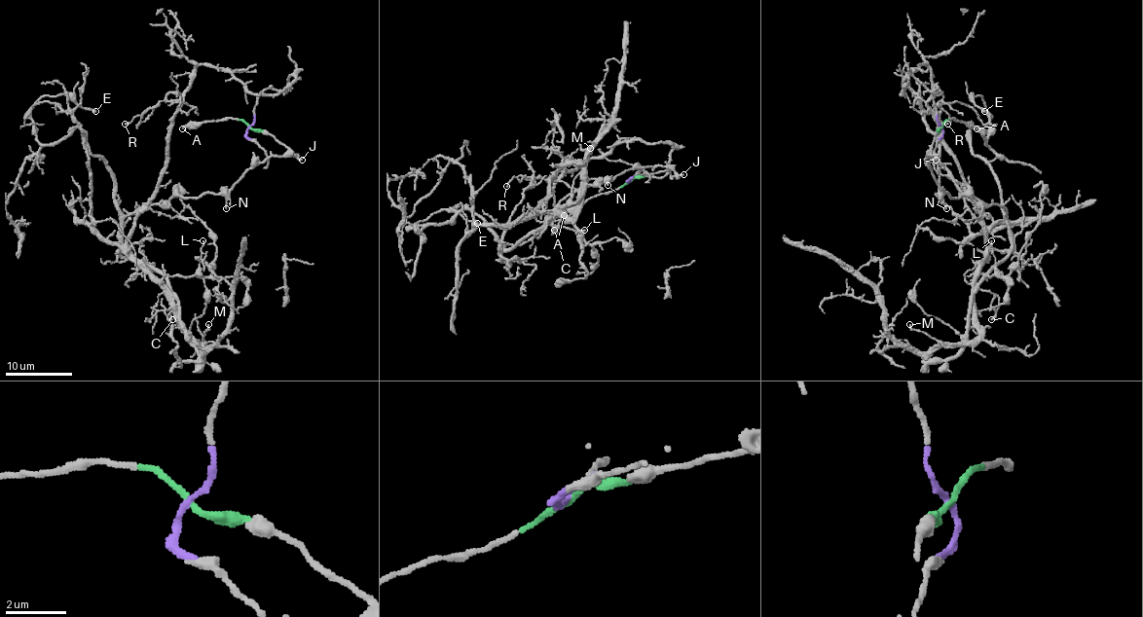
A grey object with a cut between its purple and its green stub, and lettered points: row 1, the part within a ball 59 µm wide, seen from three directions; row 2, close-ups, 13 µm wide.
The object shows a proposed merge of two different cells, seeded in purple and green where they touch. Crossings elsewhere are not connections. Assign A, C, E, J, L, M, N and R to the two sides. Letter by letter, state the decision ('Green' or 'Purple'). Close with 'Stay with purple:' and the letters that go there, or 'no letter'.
A: Green
C: Purple
E: Green
J: Green
L: Green
M: Purple
N: Green
R: Purple
Stay with purple: C, M, R

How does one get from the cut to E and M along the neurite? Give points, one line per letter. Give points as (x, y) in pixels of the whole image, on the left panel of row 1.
E: (248, 127), (287, 150), (229, 190), (125, 215), (81, 130), (41, 143), (30, 109), (66, 93), (96, 112)
M: (248, 127), (259, 95), (293, 77), (252, 93), (201, 63), (128, 241), (198, 343), (209, 324)

